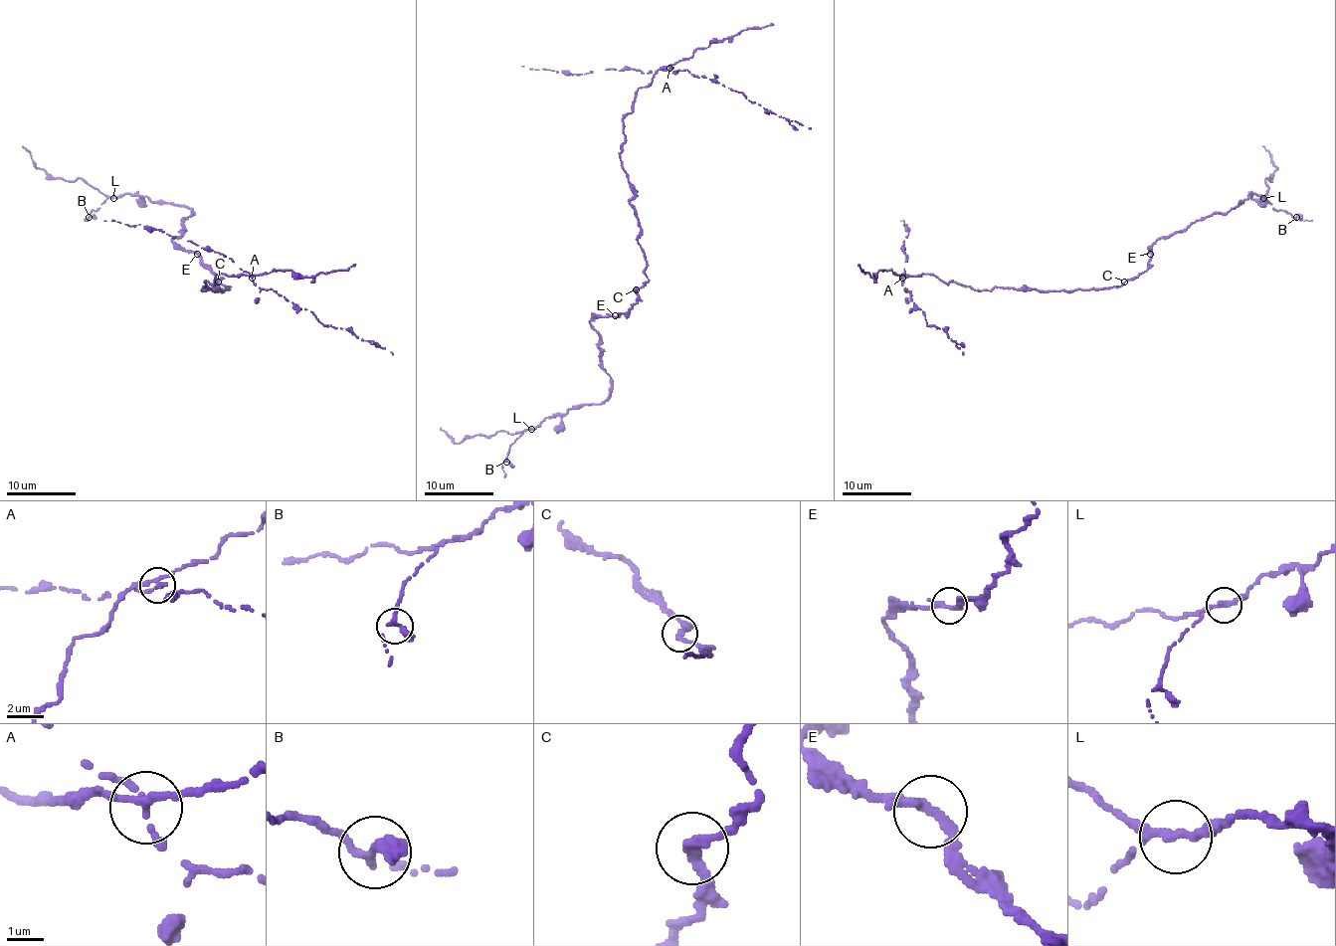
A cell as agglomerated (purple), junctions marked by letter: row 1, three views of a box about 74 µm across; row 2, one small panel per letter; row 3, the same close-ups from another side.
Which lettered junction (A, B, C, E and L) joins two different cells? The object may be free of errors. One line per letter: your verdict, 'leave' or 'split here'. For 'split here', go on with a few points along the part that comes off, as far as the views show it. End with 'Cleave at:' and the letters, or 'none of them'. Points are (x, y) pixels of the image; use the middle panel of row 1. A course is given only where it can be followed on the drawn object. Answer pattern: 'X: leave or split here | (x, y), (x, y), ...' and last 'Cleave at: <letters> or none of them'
A: split here | (669, 68), (715, 80), (741, 92), (748, 100), (811, 128)
B: leave
C: leave
E: leave
L: leave
Cleave at: A

